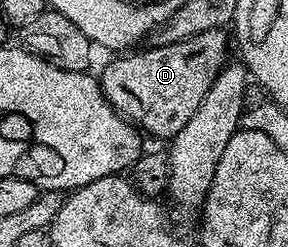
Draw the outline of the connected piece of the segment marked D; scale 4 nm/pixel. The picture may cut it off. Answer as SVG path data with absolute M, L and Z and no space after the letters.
M204 31L190 39L180 39L177 43L156 45L150 51L134 50L132 53L113 57L99 74L101 91L110 105L128 119L134 127L146 136L171 141L183 125L195 117L195 109L203 105L207 89L225 68L231 43L225 40L226 32Z

